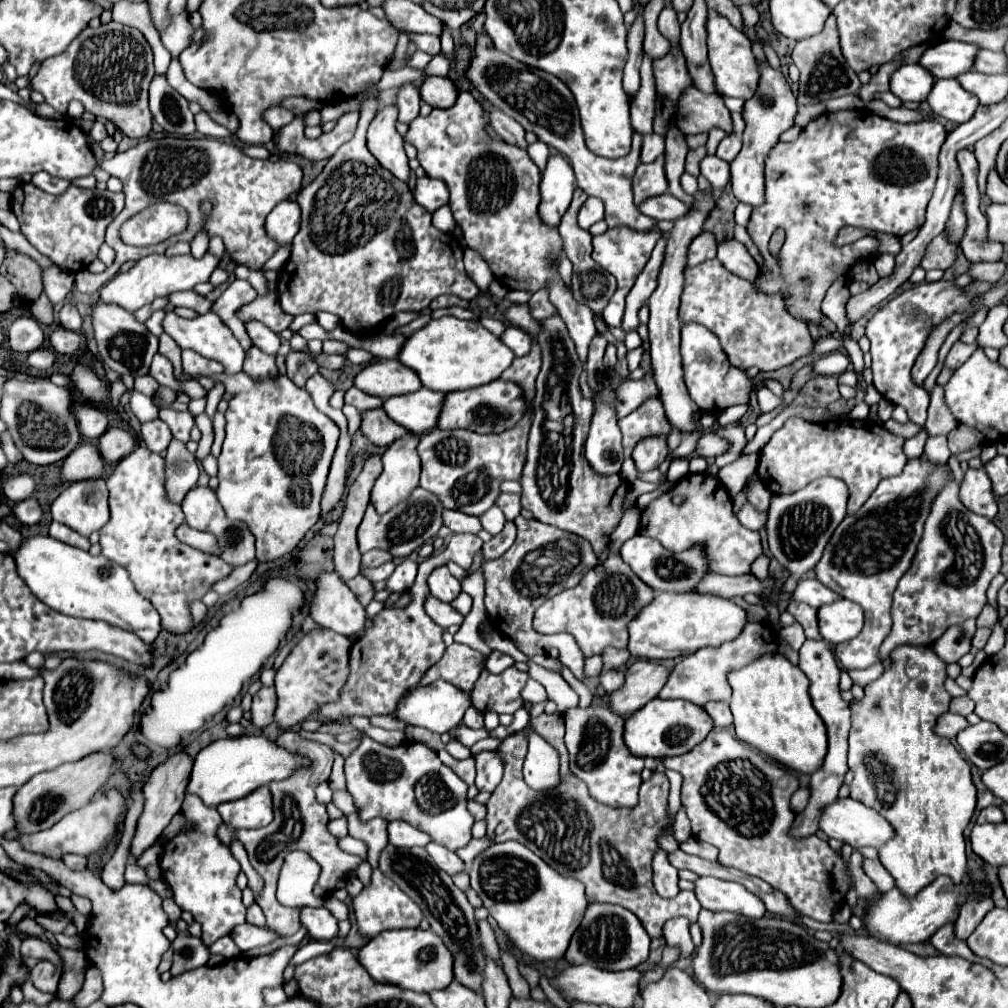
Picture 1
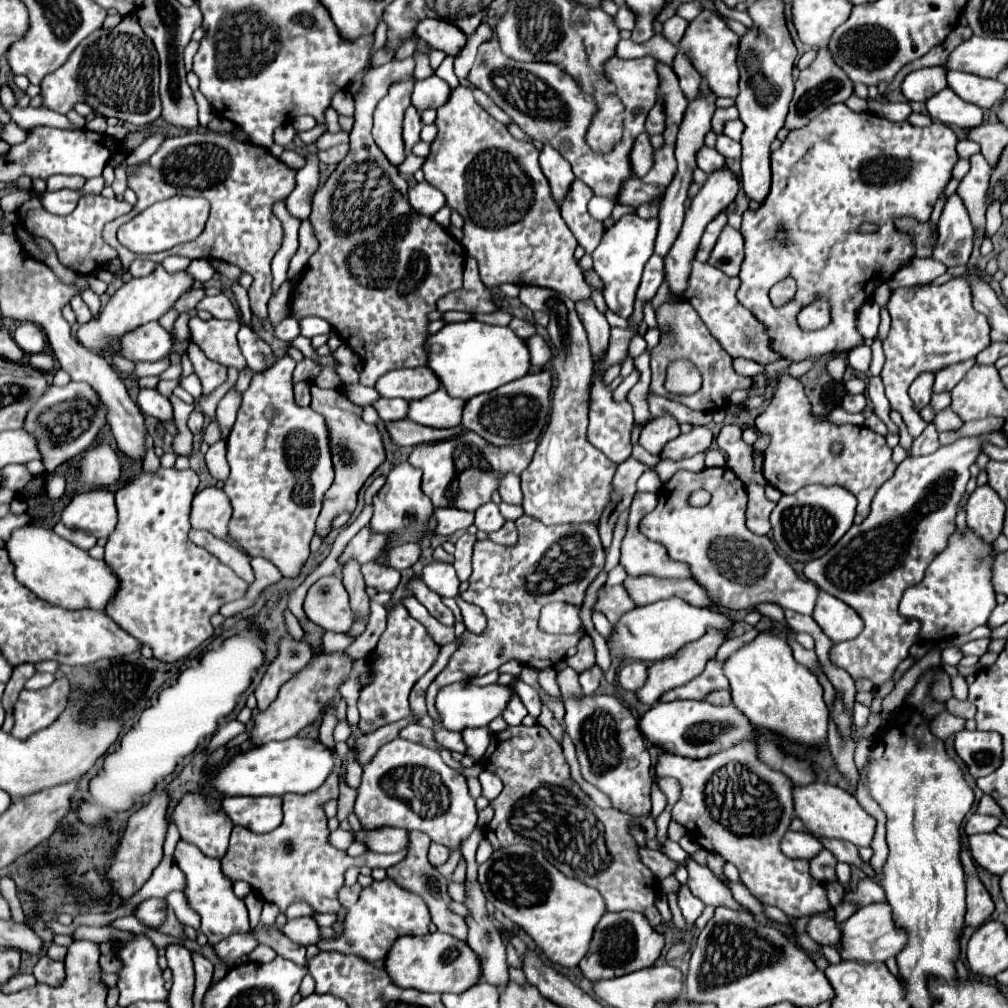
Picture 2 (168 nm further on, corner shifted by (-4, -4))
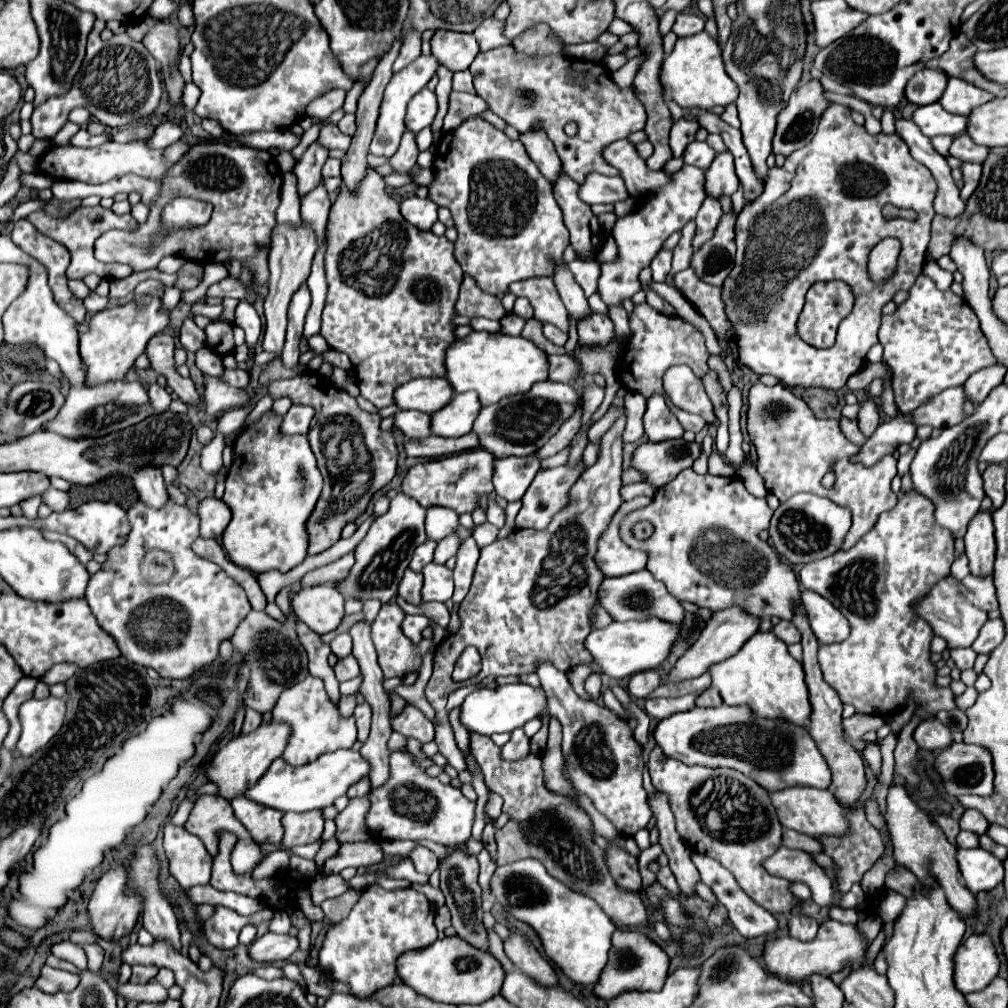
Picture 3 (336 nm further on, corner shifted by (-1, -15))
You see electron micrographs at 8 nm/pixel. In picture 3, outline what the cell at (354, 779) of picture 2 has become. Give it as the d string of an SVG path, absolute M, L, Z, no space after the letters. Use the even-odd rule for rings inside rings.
M368 798L350 800L346 810L342 810L334 820L336 822L336 840L338 840L338 844L374 840L370 830L366 828L368 810L370 810L370 800Z

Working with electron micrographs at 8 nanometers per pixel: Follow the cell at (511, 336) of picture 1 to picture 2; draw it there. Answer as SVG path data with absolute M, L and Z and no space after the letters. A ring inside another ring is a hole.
M533 335L527 339L527 347L529 347L529 355L531 355L531 363L533 365L545 365L551 357L551 351L549 351L549 345L545 343L543 337L539 335Z

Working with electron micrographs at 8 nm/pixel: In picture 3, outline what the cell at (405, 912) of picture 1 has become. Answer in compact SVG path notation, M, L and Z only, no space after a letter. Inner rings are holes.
M372 884L362 892L350 914L328 928L318 954L318 966L332 980L348 984L352 996L370 998L378 990L394 984L398 976L396 960L400 954L426 948L436 940L434 914L436 906L412 888L384 890Z

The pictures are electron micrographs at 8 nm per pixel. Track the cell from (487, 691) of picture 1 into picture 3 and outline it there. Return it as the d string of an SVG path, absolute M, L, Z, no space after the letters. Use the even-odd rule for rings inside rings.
M522 728L514 730L510 742L506 746L502 746L502 750L500 750L500 756L510 762L524 760L528 754L530 754L530 738L524 734Z

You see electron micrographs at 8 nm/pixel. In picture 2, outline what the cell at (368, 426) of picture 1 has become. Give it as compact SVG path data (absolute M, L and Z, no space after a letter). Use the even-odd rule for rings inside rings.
M399 419L399 421L389 421L385 423L385 429L395 445L421 445L421 443L433 443L441 439L449 439L453 435L459 435L463 429L453 427L453 429L429 429L423 425L417 425L409 419Z

